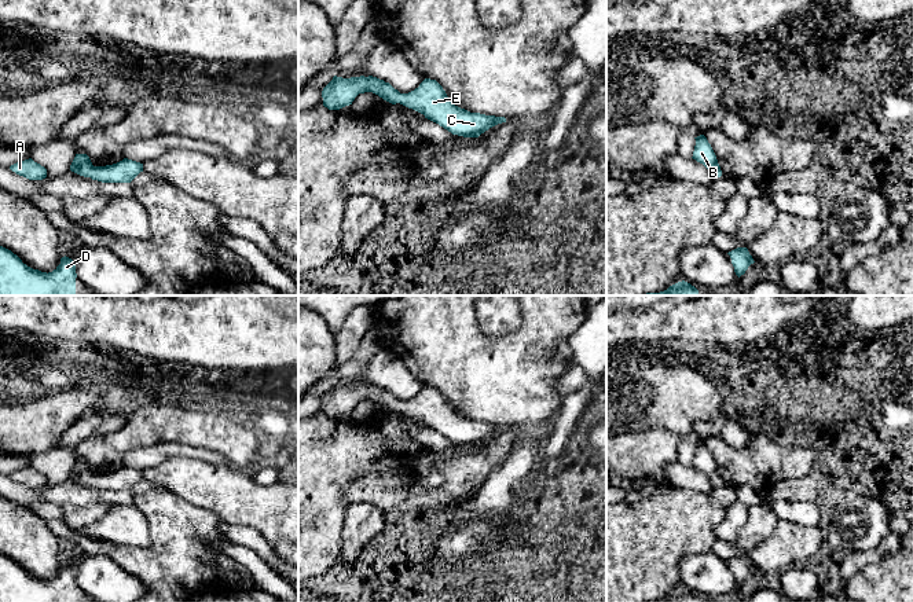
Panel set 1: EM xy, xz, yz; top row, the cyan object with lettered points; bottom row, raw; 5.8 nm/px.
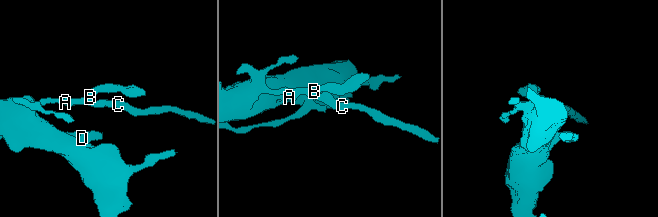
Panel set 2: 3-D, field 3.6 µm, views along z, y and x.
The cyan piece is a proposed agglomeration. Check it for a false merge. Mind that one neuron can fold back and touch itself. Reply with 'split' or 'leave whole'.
leave whole

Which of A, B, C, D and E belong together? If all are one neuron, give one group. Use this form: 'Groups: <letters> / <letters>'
Groups: A B C D E

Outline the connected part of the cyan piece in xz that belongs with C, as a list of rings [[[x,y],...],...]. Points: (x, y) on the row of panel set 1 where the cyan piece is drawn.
[[[334,76],[322,91],[323,106],[329,110],[340,110],[352,104],[355,98],[364,92],[373,92],[392,104],[400,103],[412,109],[452,135],[463,137],[478,137],[490,128],[506,122],[505,117],[470,113],[455,106],[443,87],[430,78],[425,78],[414,91],[400,93],[389,82],[373,76],[351,78]]]

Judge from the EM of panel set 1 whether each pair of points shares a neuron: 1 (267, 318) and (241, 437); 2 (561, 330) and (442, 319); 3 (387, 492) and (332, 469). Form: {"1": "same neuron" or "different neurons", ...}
{"1": "different neurons", "2": "same neuron", "3": "different neurons"}

